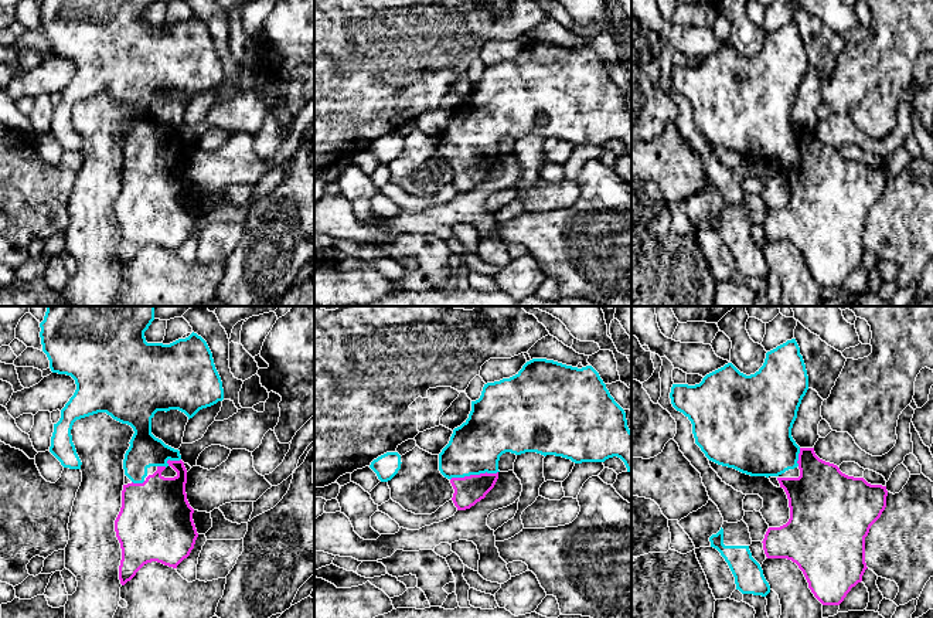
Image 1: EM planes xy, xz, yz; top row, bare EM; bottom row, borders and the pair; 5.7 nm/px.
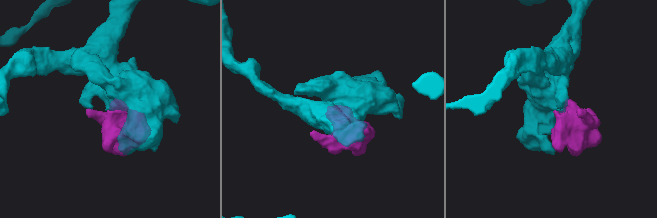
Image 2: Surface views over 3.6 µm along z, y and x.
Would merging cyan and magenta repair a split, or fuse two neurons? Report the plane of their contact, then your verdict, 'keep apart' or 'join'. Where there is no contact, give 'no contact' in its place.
contact in xz; join

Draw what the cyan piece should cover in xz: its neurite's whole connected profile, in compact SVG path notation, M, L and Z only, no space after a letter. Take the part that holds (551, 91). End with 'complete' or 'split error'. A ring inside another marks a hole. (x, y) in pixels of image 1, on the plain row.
M532 41L515 58L484 67L480 81L471 84L469 101L453 112L449 126L439 136L439 153L454 172L452 183L457 193L470 191L494 170L500 154L498 143L505 135L555 137L575 146L605 145L617 139L624 145L627 154L631 154L631 113L624 92L610 78L592 48L578 51L554 43Z | split error

